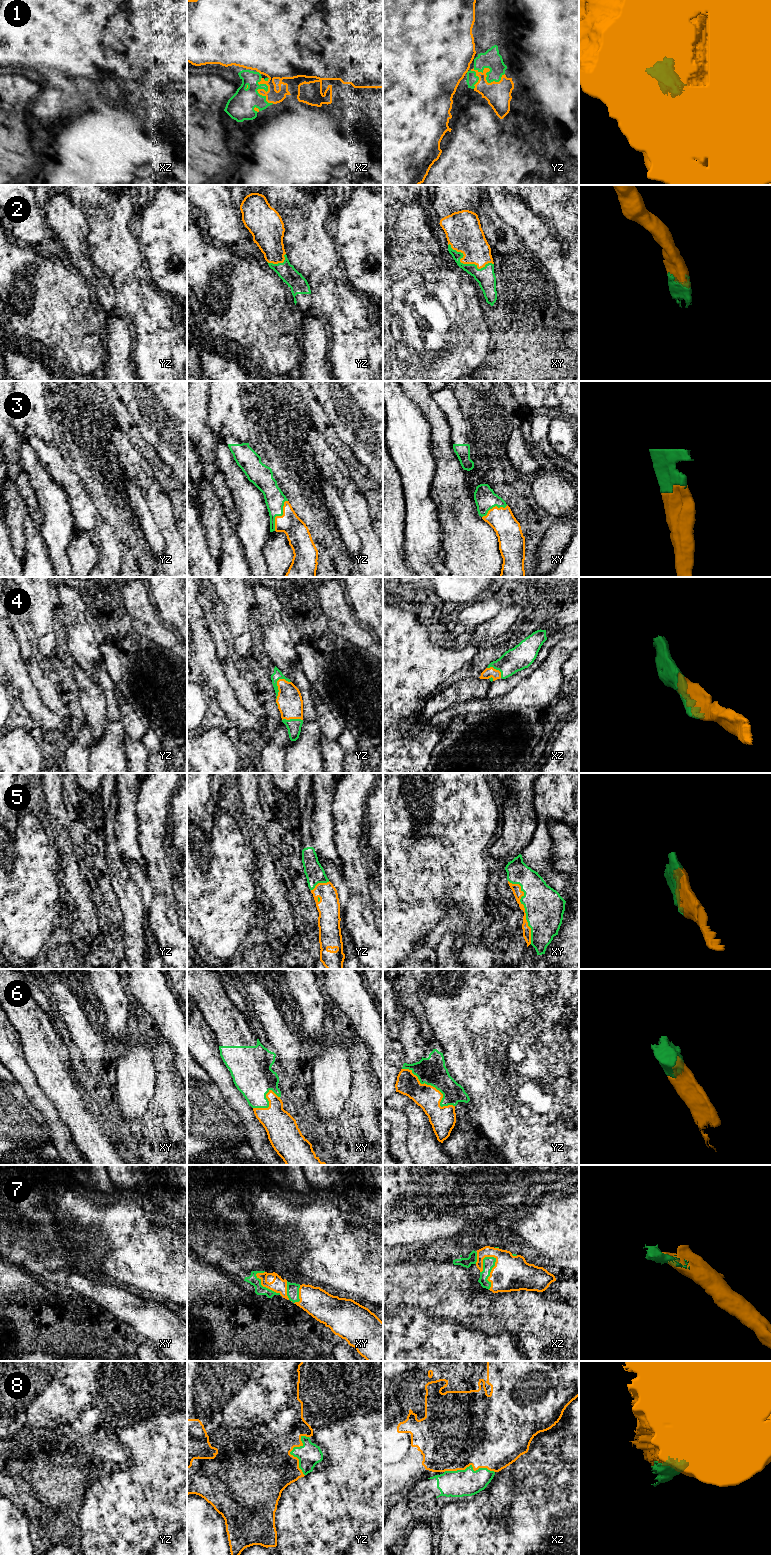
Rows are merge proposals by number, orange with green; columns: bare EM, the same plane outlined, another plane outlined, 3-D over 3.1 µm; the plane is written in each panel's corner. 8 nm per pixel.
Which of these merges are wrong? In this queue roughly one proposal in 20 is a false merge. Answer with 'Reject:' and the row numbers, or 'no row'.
Reject: no row

